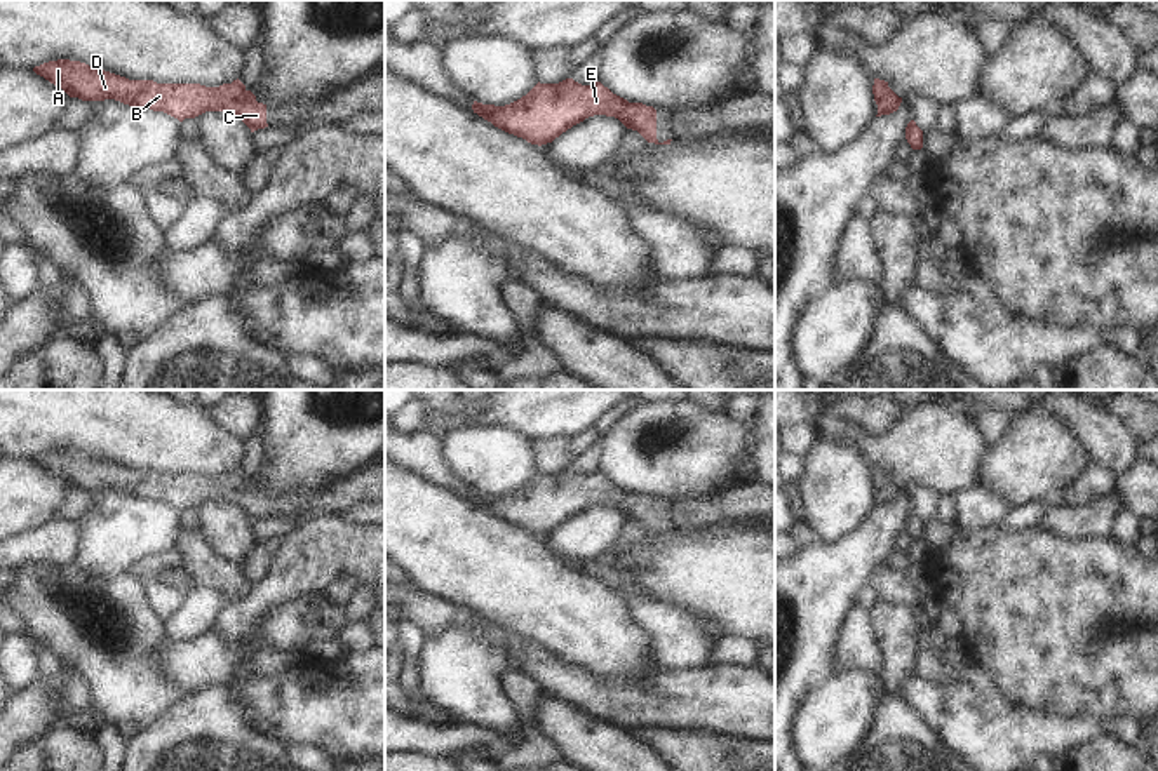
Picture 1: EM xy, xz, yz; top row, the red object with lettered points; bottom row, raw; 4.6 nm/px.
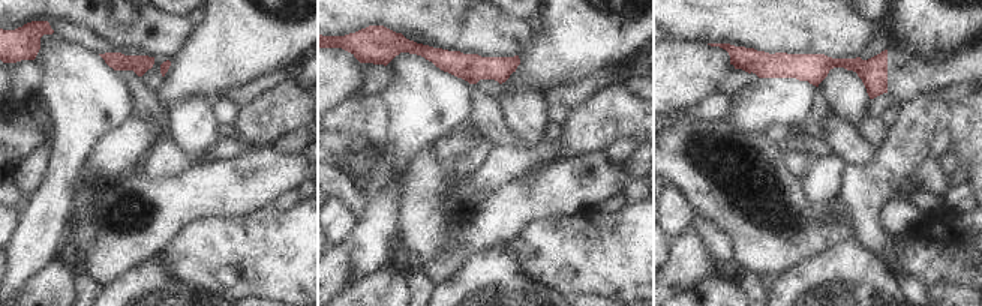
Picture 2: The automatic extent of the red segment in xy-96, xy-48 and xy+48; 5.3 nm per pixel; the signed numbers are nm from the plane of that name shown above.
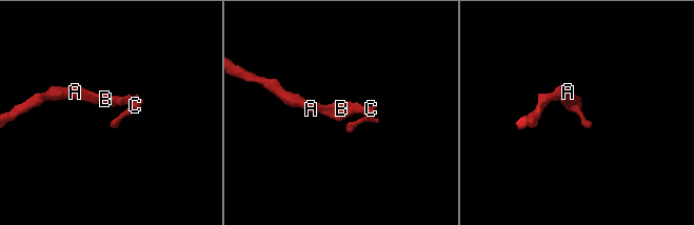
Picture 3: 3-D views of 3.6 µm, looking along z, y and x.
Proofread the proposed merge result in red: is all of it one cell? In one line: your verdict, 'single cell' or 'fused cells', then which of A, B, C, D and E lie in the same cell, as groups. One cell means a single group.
single cell | A B C D E

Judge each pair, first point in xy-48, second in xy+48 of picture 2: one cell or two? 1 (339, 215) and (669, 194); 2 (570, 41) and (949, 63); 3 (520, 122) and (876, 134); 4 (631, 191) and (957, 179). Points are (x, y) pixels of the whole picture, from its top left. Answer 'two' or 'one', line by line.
1: one
2: two
3: two
4: two

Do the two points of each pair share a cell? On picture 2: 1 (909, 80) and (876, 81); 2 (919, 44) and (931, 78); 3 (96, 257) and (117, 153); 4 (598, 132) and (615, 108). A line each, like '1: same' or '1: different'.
1: same
2: different
3: different
4: same

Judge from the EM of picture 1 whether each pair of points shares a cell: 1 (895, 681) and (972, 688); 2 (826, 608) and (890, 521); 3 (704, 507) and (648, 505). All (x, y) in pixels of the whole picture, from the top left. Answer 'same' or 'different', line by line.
1: different
2: same
3: same

